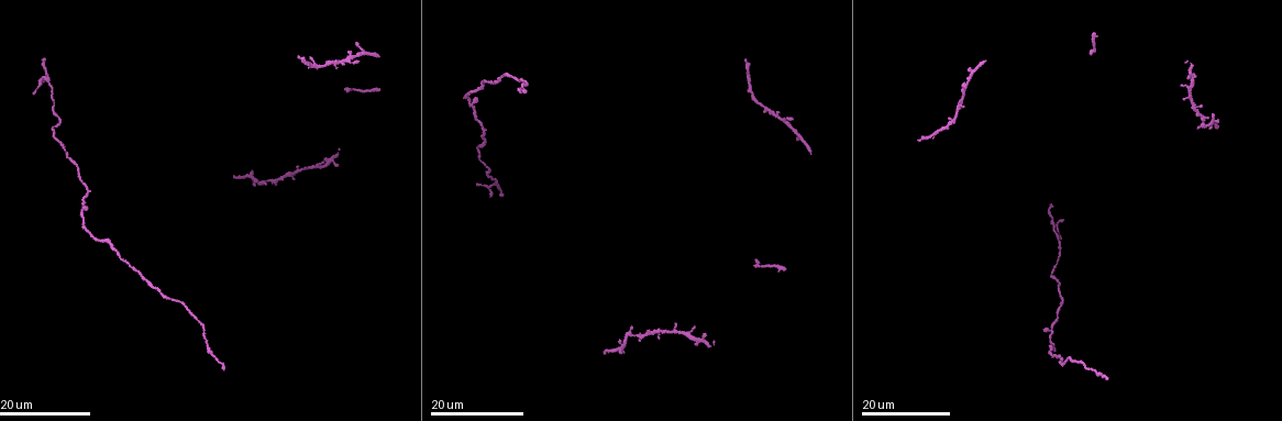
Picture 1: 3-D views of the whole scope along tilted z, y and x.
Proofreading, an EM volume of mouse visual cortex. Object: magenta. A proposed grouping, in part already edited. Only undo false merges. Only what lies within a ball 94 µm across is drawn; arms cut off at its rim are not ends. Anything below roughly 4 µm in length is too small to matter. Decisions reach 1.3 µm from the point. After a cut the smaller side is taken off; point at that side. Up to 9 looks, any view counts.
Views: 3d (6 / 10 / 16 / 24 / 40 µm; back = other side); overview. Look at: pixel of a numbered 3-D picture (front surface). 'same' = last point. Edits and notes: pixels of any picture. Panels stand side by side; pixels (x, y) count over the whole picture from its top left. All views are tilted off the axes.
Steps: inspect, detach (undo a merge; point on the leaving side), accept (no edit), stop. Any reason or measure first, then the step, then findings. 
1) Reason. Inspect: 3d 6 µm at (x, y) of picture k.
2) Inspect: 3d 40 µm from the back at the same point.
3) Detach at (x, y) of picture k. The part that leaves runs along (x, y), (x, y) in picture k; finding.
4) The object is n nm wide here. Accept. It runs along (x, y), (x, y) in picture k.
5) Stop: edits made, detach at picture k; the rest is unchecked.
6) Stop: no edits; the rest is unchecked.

Sudden change in width. Inspect: 3d 24 µm at (1051, 335) of picture 1.

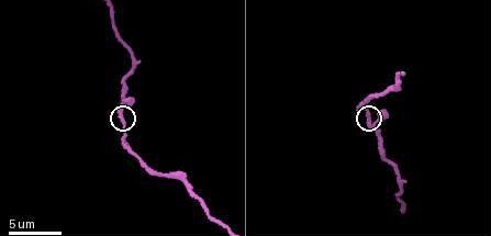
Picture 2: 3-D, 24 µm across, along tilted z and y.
Inspect: 3d 6 µm at (122, 114) of picture 2.

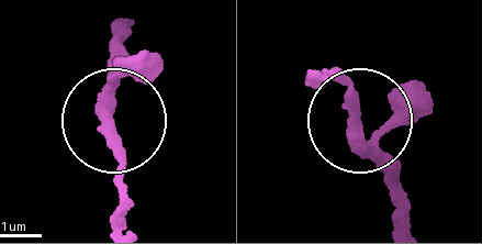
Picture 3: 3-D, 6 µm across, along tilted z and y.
The object is 260 nm wide here. Accept. It runs along (396, 224), (358, 108), (326, 67) in picture 3; all the same neuron.

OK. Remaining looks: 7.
Inspect: 3d 6 µm at (141, 61) of picture 2.

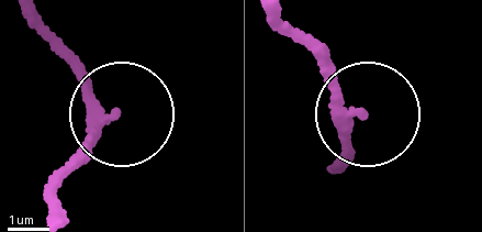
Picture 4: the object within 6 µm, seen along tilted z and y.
Accept. It runs along (25, 10), (113, 114), (77, 155) in picture 4; continuous, no second neuron.

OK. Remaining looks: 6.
Sudden change in width. Inspect: 3d 24 µm at (500, 77) of picture 1.

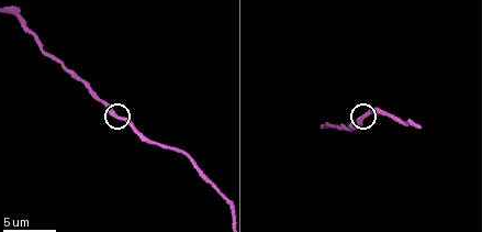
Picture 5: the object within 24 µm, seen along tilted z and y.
Inspect: 3d 6 µm at (361, 117) of picture 5.

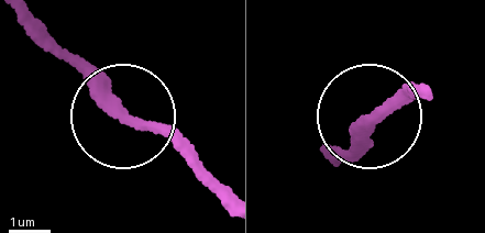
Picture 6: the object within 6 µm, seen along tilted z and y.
Accept. It runs along (26, 19), (98, 95), (191, 157) in picture 6; all the same neuron.

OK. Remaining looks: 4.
Inspect: 3d 10 µm at (23, 20) of picture 5.

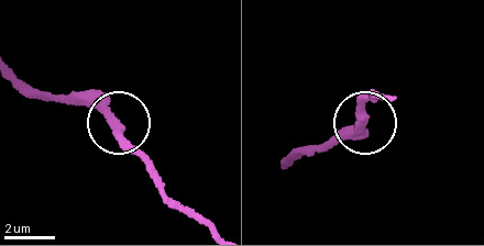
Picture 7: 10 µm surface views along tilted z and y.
Inspect: 3d 6 µm at (114, 124) of picture 7.

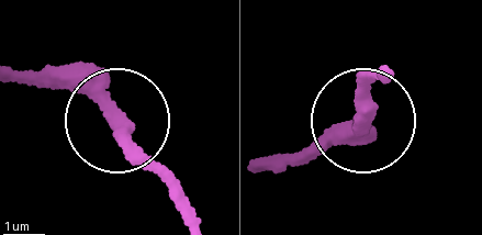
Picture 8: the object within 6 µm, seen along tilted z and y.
The object is 320 nm wide here. Accept. Continuous, no second neuron.

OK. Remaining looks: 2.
Stop: no edits; the rest is unchecked.

